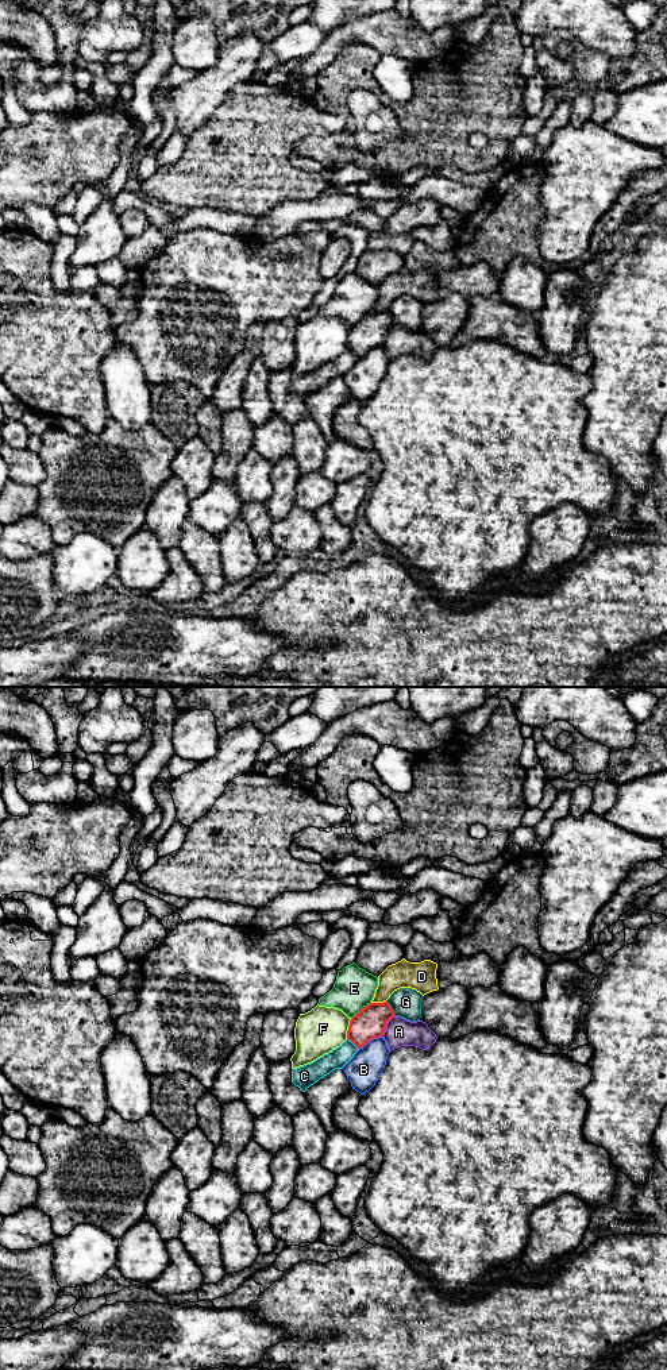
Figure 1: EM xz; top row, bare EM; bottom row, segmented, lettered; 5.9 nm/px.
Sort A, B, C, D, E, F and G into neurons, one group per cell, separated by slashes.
A / B / C / D / E / F / G

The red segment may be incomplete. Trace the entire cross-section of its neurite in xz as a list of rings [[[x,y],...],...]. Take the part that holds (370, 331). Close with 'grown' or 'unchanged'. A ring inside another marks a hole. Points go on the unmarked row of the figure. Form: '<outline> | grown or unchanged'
[[[388,310],[370,312],[351,327],[347,348],[361,358],[371,348],[382,346],[393,325],[394,321]]] | unchanged

